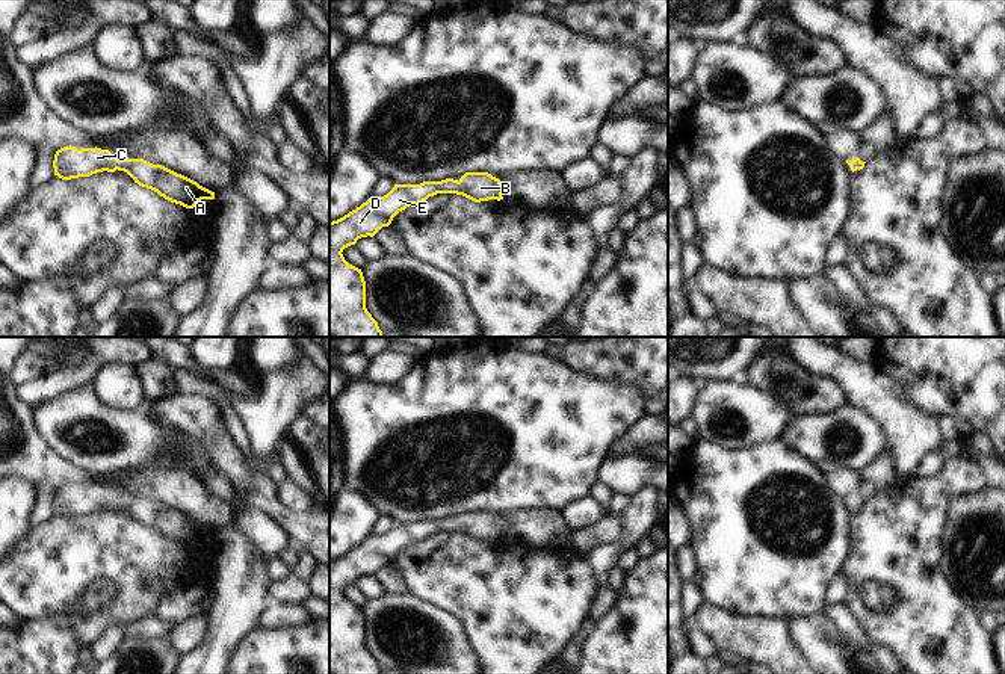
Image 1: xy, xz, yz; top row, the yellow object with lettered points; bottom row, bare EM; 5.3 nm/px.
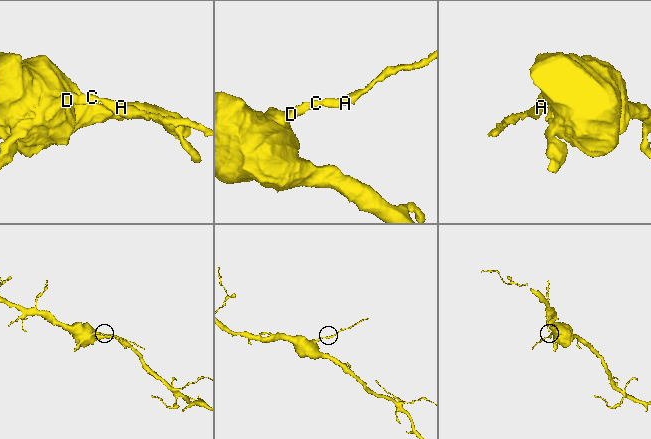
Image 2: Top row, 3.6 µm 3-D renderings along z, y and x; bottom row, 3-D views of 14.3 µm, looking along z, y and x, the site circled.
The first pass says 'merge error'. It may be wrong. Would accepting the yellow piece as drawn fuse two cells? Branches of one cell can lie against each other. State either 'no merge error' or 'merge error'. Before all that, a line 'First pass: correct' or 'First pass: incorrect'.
First pass: incorrect
no merge error

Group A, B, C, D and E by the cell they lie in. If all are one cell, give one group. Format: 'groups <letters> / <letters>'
groups A B C D E

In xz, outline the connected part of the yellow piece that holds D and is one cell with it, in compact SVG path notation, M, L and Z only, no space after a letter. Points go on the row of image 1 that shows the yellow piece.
M465 172L459 180L394 184L384 196L370 196L355 210L329 222L329 337L382 337L366 308L366 281L361 269L349 264L343 249L361 237L373 237L413 204L437 193L456 193L475 203L503 199L503 186L488 172Z

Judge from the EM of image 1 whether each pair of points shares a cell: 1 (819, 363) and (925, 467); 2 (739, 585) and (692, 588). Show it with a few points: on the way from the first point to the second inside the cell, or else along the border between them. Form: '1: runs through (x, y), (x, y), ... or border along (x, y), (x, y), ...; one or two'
1: border along (939, 451), (931, 451), (919, 463), (915, 476); two
2: border along (694, 581), (706, 602); two

